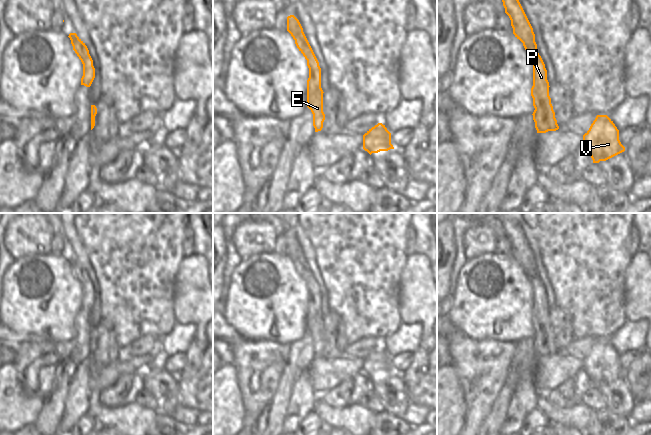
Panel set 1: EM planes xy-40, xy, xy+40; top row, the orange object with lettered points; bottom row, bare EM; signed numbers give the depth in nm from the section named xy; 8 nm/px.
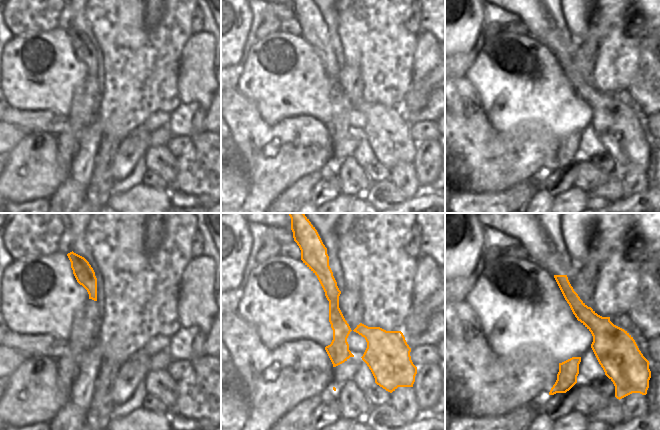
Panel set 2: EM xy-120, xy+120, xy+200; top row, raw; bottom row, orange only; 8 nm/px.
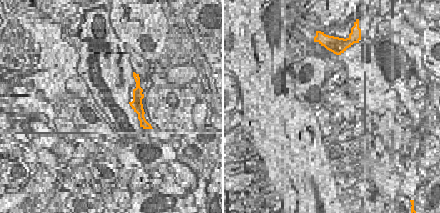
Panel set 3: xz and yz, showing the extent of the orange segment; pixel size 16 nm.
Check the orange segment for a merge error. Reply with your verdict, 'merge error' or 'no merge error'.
merge error

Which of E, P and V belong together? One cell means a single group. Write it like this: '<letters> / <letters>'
E P / V

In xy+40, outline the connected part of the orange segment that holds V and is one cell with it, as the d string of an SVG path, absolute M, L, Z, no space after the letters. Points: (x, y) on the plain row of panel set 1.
M597 339L583 359L583 369L593 387L606 385L625 375L619 364L619 354L607 339Z

